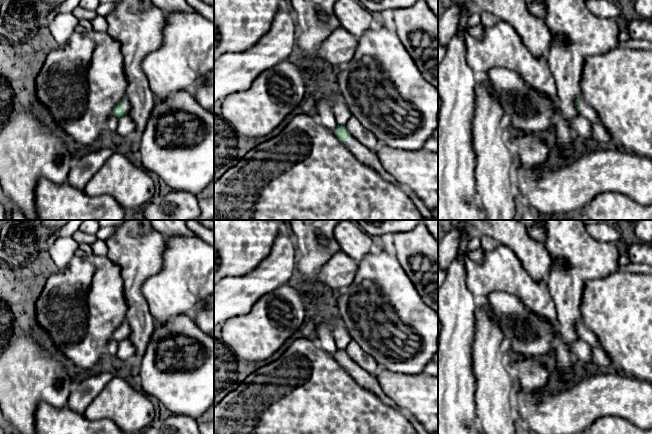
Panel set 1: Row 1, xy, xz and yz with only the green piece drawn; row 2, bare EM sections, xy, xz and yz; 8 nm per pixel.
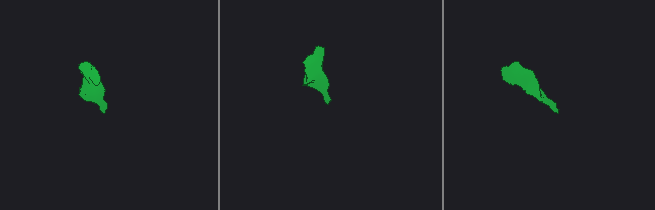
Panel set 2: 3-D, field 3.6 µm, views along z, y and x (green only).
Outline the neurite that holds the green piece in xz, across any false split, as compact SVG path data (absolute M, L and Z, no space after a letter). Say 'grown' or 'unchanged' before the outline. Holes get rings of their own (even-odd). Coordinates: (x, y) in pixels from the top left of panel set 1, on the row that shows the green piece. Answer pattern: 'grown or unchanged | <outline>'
grown | M337 125L336 129L334 130L334 134L361 163L377 171L387 181L394 184L399 184L393 176L385 171L376 155L376 151L372 151L358 142L351 136L345 126Z

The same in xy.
grown | M125 97L123 98L113 109L113 115L120 118L124 115L128 115L131 110L131 104Z

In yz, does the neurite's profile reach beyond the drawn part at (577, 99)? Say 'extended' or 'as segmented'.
extended

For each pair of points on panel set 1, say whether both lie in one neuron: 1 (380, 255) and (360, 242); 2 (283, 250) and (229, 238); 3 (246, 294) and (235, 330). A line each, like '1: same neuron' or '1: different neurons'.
1: different neurons
2: different neurons
3: different neurons

